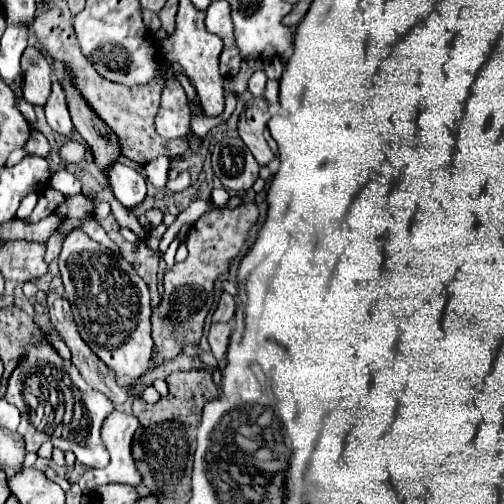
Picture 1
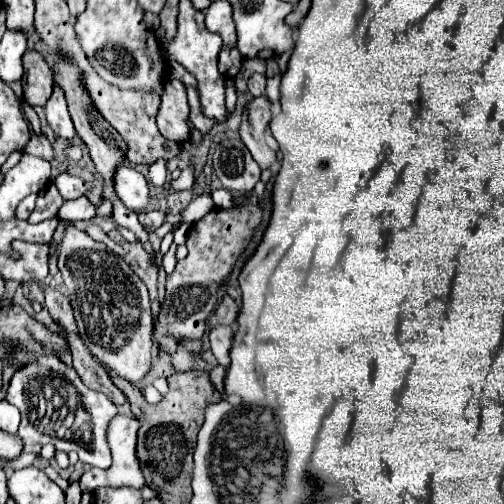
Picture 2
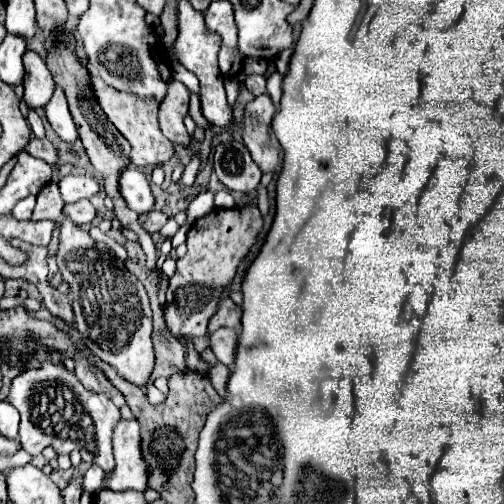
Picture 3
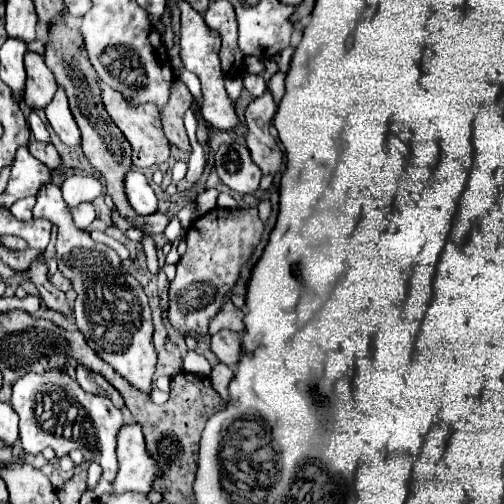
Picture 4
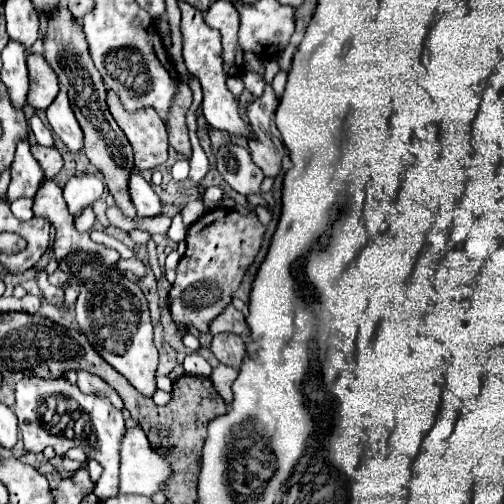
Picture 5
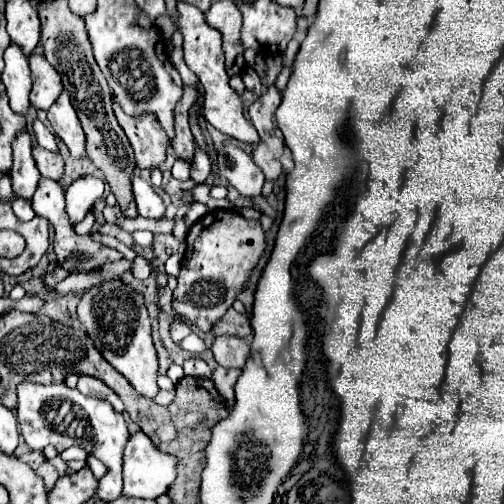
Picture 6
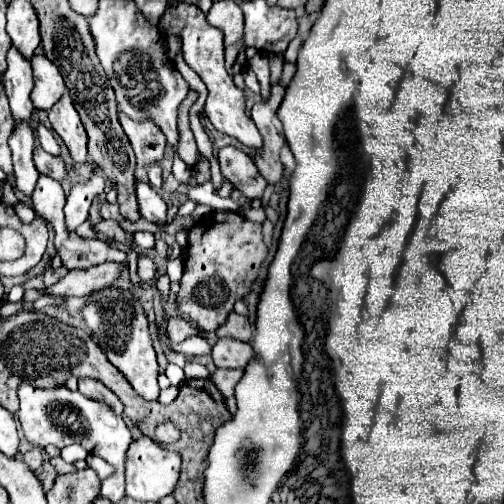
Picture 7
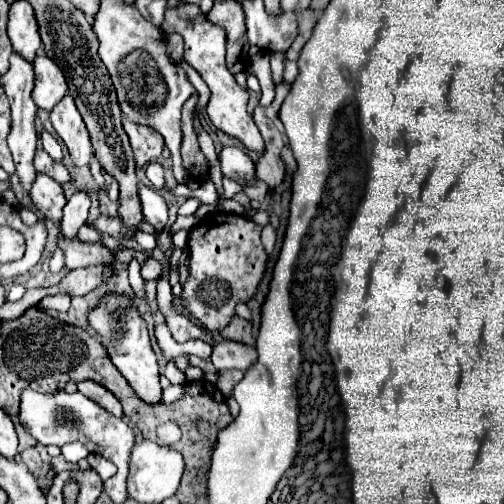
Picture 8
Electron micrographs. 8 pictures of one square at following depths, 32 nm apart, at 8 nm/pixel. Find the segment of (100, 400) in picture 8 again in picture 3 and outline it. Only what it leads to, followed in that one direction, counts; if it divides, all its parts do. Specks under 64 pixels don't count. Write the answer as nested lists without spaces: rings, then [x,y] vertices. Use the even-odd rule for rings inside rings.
[[[76,360],[76,378],[80,380],[80,384],[90,390],[90,392],[104,392],[116,406],[124,406],[124,396],[120,394],[120,390],[116,390],[108,378],[94,366],[90,366],[86,360]]]

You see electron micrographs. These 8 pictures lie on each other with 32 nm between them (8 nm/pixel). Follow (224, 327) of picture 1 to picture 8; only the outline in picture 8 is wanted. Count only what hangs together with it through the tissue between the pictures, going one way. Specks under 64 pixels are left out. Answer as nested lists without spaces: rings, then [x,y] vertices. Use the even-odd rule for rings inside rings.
[[[222,340],[220,344],[214,346],[210,360],[216,370],[230,370],[230,368],[248,370],[258,360],[258,352],[254,346]]]

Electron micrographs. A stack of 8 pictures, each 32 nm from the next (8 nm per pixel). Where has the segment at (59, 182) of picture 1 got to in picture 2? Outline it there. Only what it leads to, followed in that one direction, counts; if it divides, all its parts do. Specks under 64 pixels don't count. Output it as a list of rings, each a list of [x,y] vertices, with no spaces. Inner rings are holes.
[[[68,172],[60,174],[54,182],[56,182],[56,186],[58,186],[58,190],[60,190],[64,200],[76,200],[80,196],[88,196],[88,192],[94,188],[94,184],[90,180],[72,176]]]

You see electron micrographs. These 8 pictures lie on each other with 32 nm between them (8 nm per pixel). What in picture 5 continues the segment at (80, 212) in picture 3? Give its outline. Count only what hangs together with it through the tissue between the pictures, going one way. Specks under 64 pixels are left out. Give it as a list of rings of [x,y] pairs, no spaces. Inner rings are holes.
[[[86,208],[82,214],[80,214],[80,220],[76,220],[76,230],[78,232],[88,232],[94,224],[94,212],[92,208]]]

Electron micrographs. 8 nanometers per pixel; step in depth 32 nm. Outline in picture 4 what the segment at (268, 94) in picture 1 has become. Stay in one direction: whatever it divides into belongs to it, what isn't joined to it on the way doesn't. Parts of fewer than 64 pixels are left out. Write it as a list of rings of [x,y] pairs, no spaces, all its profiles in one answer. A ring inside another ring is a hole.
[[[276,72],[276,76],[272,76],[272,80],[268,82],[268,88],[274,92],[272,96],[276,96],[276,102],[280,102],[280,98],[284,94],[284,78],[286,78],[286,74]]]

